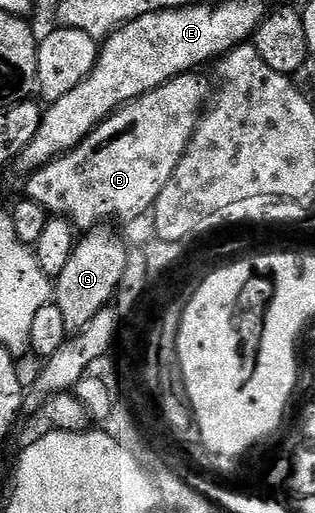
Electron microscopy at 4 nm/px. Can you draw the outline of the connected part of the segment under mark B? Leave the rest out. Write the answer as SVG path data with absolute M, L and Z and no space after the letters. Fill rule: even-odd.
M197 74L177 76L167 81L163 86L143 94L132 104L125 104L112 112L90 136L79 142L79 146L28 173L26 180L29 181L25 184L24 195L39 202L39 206L46 208L54 217L67 218L77 230L95 228L113 219L139 219L144 212L146 215L152 209L159 194L163 194L163 186L167 186L171 174L175 174L175 166L179 166L179 158L183 158L197 123L201 121L203 109L210 99L208 96L209 84L200 80Z

